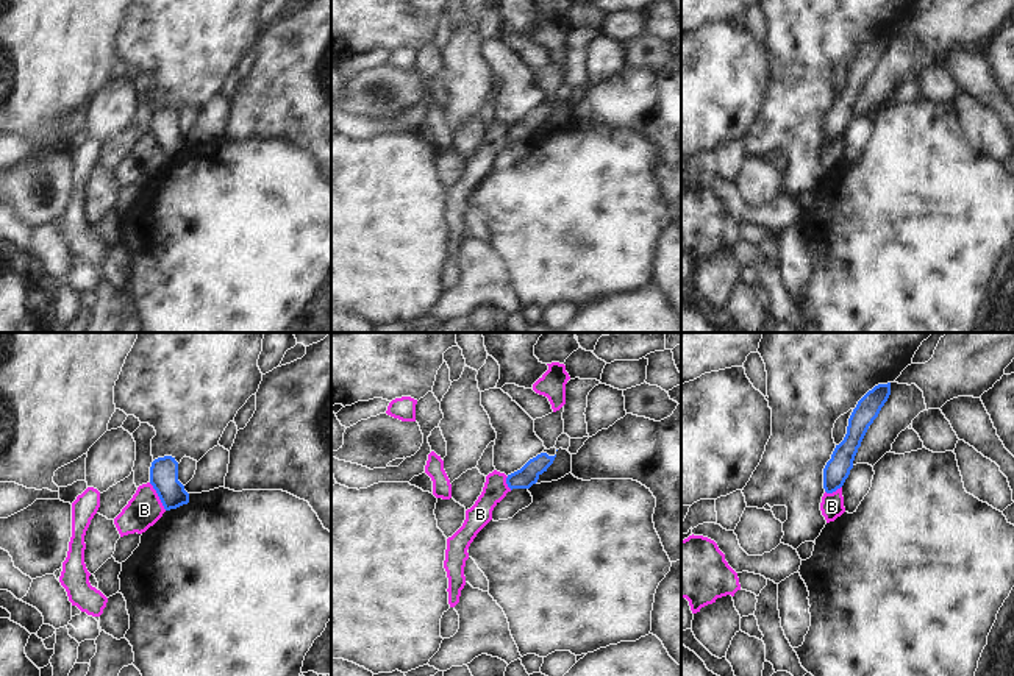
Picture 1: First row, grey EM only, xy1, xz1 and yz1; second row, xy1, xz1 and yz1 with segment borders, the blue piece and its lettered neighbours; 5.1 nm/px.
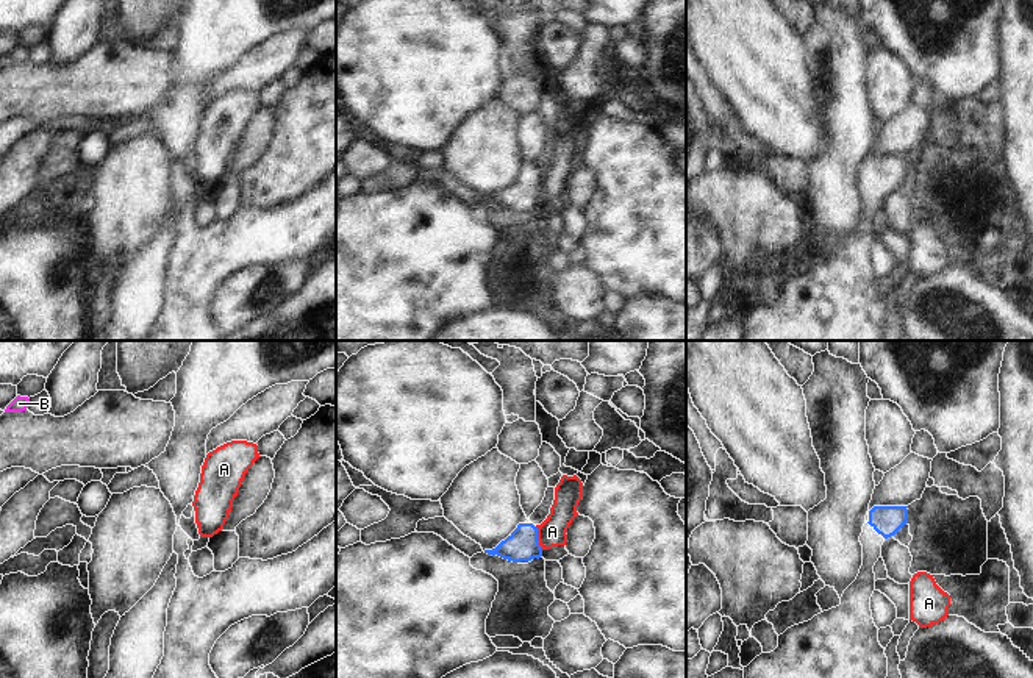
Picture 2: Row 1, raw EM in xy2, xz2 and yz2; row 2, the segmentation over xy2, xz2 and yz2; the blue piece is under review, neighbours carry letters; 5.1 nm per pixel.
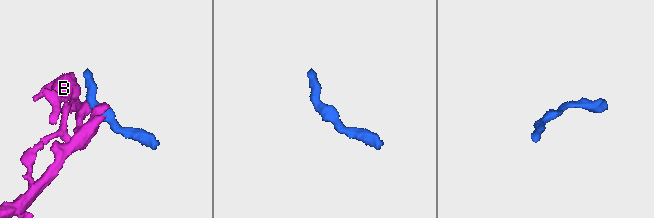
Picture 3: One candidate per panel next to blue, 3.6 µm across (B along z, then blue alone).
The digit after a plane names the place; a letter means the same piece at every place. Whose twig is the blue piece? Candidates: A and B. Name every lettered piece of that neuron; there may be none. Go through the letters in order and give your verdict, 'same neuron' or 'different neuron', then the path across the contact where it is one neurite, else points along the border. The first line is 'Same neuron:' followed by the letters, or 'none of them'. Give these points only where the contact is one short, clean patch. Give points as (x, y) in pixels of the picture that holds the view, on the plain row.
Same neuron: none of them
A: different neuron | along xz2 (535, 177), (538, 194), (543, 199)
B: different neuron | along xy1 (149, 133), (166, 160)

